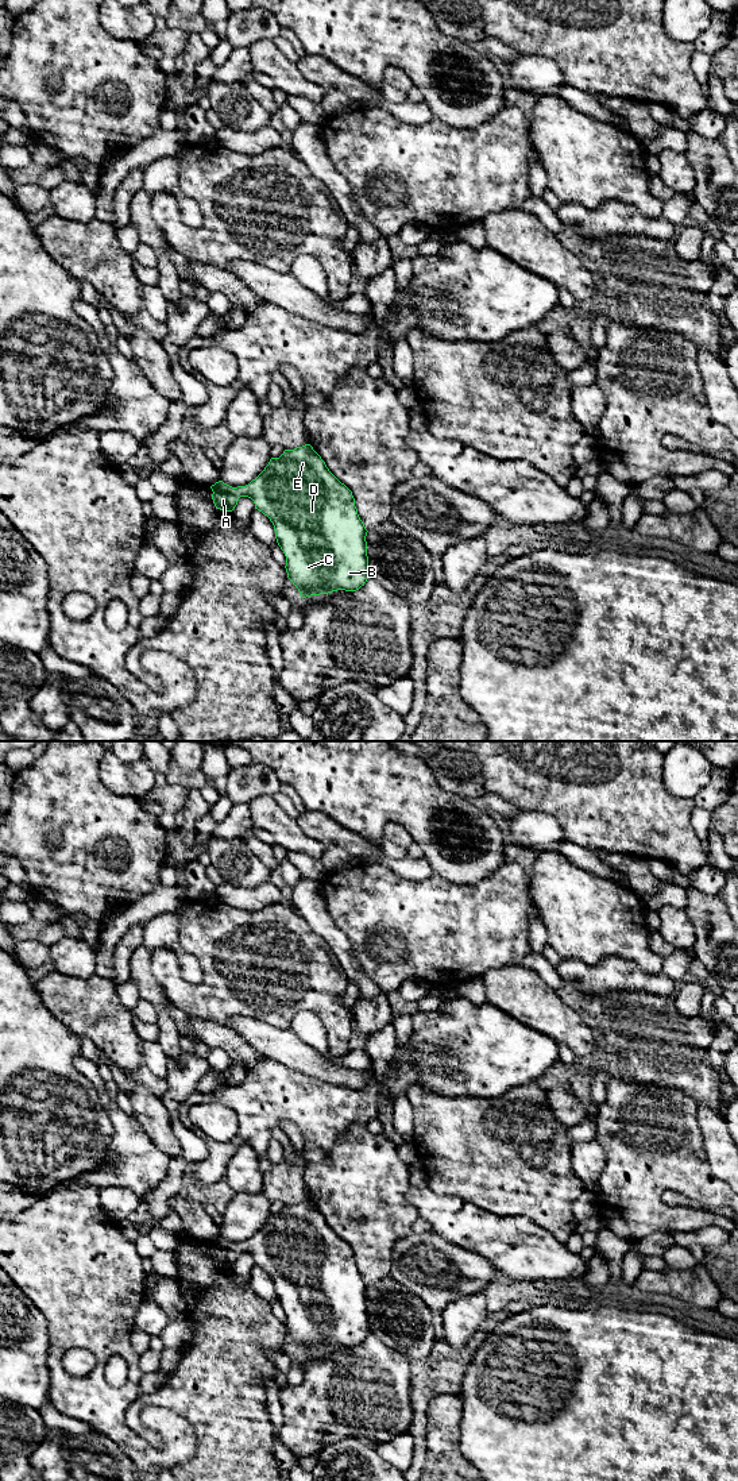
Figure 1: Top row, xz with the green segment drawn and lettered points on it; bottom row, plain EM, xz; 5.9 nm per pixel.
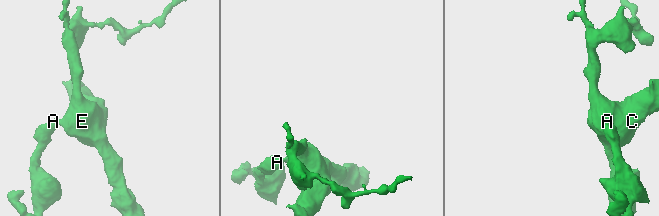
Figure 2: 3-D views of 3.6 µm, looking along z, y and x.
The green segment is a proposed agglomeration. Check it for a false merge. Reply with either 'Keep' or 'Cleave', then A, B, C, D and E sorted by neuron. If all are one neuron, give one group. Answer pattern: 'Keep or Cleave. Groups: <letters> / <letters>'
Keep. Groups: A B C D E

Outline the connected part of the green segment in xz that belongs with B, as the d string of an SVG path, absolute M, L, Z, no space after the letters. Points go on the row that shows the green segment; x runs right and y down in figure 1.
M310 444L285 450L279 458L271 458L264 470L246 486L232 487L219 481L210 489L217 509L232 512L240 497L248 497L254 501L255 509L270 518L277 543L286 556L287 578L298 589L301 598L337 590L356 591L370 578L366 541L368 531L358 514L352 491L329 471Z

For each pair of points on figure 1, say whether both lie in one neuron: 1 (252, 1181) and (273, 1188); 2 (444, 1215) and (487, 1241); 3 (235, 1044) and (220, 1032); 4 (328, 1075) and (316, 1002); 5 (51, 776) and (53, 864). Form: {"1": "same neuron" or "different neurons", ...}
{"1": "different neurons", "2": "same neuron", "3": "same neuron", "4": "different neurons", "5": "same neuron"}

